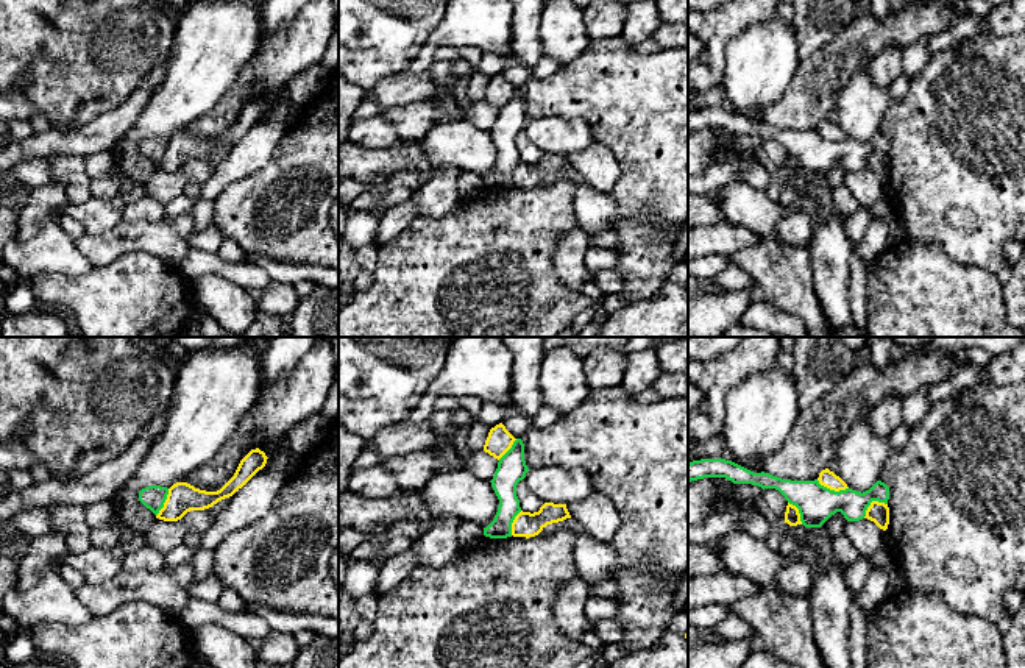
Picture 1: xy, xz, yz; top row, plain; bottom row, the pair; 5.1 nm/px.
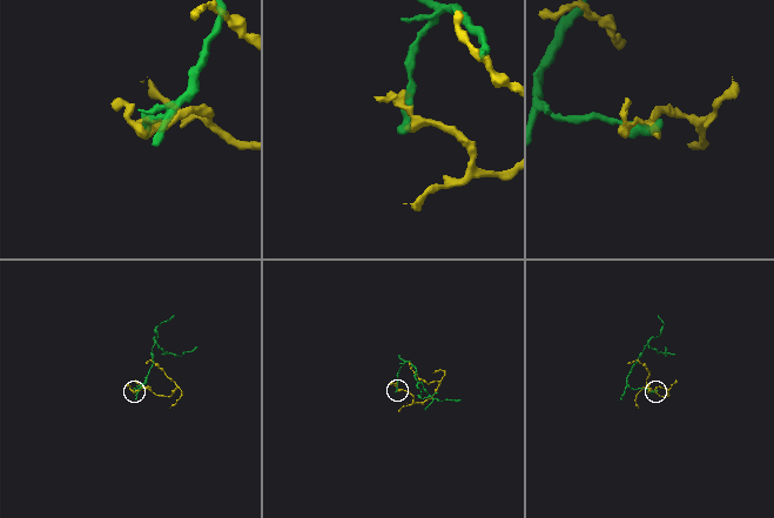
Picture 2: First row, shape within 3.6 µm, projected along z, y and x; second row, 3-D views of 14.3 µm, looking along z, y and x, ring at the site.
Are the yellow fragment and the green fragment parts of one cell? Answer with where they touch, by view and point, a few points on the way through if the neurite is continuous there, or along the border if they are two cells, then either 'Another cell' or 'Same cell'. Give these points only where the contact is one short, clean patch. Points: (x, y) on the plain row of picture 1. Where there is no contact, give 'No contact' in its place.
Touches yellow at yz (832, 139). Another cell

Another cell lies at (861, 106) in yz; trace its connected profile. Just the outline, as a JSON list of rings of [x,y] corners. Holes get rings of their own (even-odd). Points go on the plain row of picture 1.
[[[867,61],[839,94],[828,120],[839,126],[849,139],[863,144],[880,131],[889,103],[888,91],[872,81]]]

